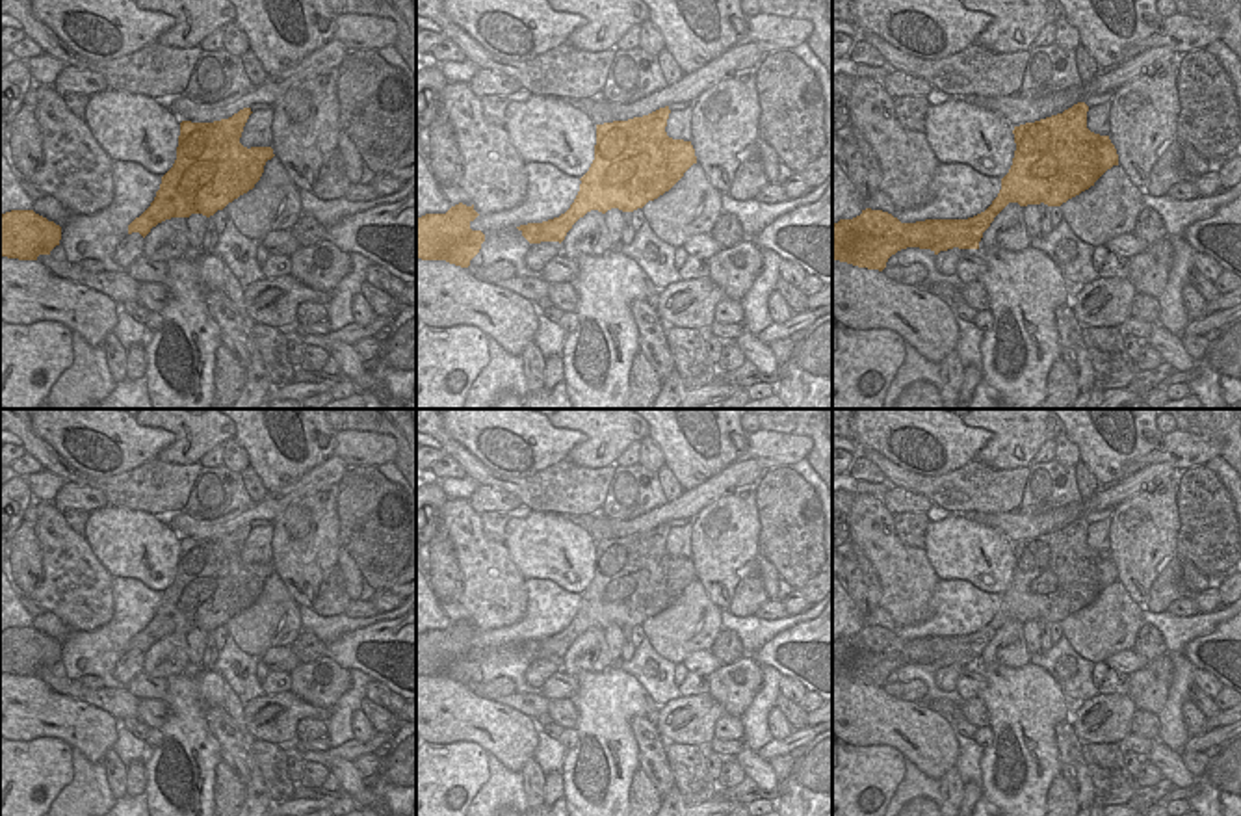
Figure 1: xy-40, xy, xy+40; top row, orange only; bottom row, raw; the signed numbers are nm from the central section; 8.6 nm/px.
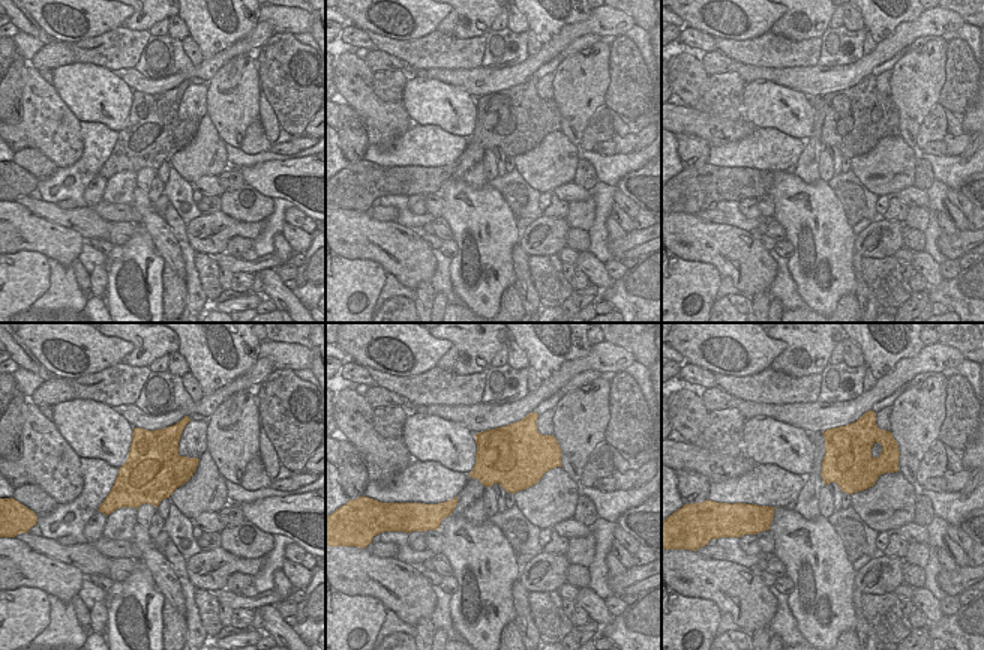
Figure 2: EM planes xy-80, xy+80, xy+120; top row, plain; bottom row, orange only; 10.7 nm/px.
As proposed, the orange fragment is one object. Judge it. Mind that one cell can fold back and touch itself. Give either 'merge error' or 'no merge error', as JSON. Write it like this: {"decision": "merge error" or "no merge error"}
{"decision": "merge error"}

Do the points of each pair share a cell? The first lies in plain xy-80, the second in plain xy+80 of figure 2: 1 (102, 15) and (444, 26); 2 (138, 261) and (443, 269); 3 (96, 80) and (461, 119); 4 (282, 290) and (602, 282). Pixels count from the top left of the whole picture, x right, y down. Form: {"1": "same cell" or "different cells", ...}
{"1": "different cells", "2": "different cells", "3": "same cell", "4": "same cell"}

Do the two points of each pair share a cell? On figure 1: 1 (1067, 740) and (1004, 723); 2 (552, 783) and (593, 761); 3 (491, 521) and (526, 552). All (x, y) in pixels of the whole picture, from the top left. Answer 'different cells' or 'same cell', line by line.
1: different cells
2: different cells
3: different cells

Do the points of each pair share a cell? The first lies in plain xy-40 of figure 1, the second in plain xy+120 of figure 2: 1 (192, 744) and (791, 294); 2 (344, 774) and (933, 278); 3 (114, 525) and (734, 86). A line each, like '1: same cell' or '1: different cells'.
1: different cells
2: same cell
3: different cells

